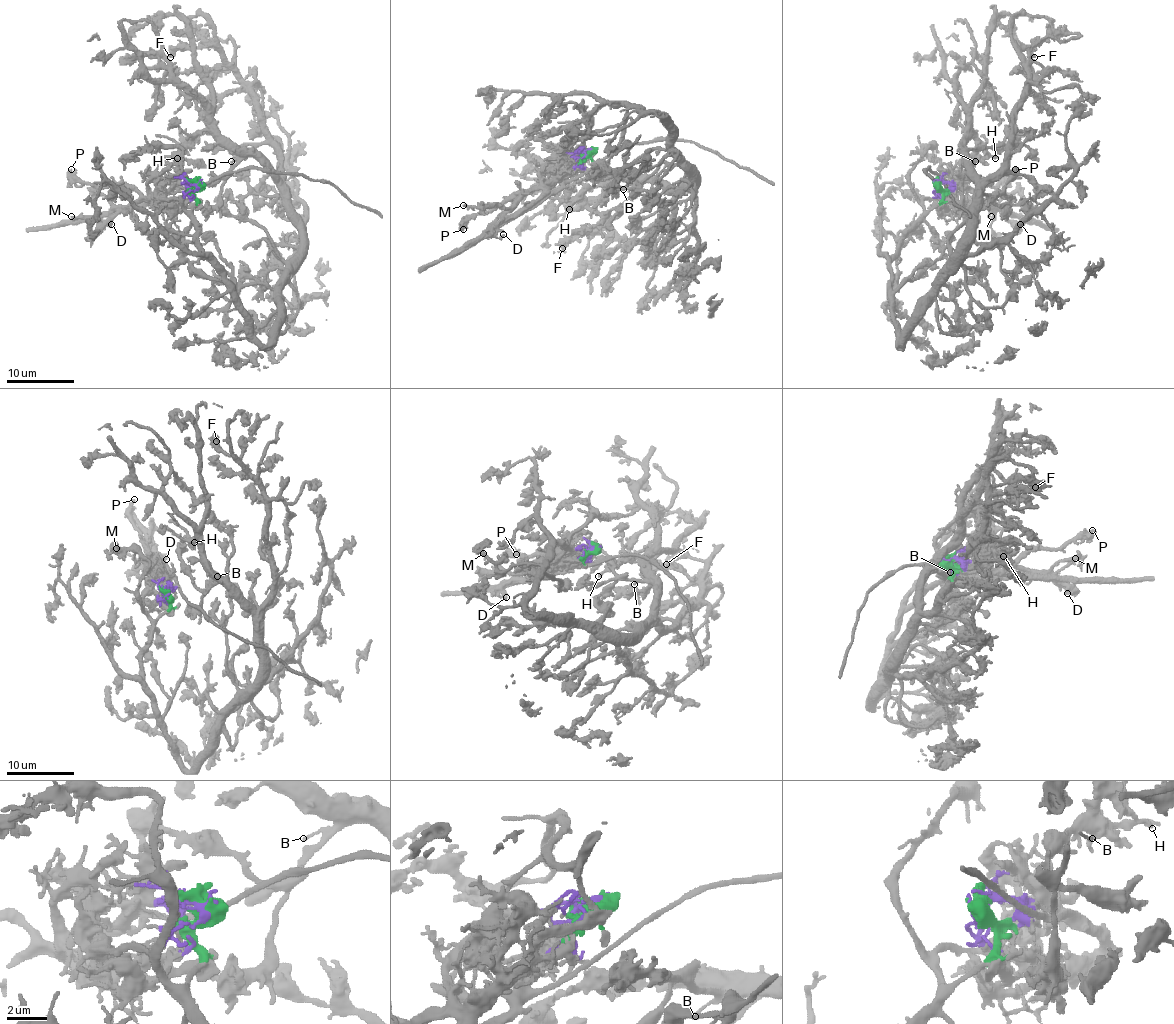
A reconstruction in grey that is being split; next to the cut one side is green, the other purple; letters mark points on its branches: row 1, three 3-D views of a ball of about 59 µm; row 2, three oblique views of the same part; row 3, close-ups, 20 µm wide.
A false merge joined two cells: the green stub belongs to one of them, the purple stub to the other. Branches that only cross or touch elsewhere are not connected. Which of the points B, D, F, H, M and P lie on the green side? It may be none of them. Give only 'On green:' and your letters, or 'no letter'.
On green: B, F, H

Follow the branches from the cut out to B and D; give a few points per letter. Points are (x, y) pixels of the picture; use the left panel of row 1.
B: (195, 184), (201, 253), (266, 344), (299, 228), (289, 196), (254, 157), (230, 162)
D: (195, 184), (174, 185), (154, 199), (130, 204), (115, 213), (103, 226), (107, 223), (112, 224)

